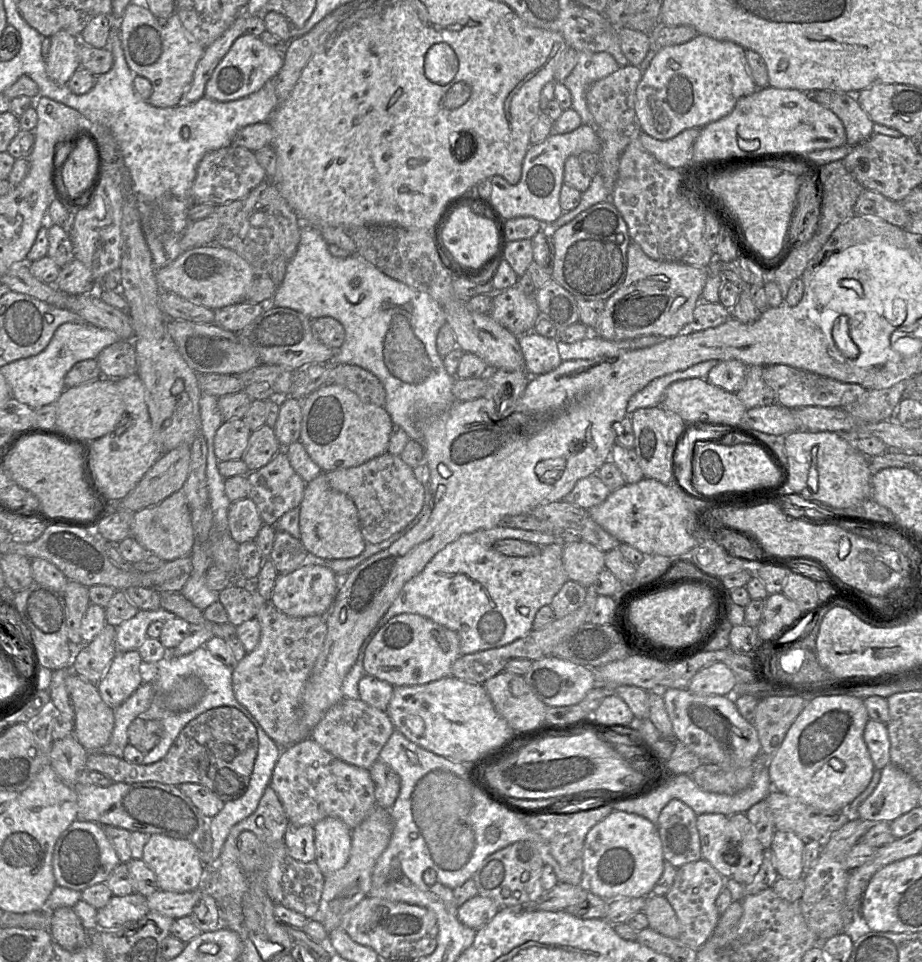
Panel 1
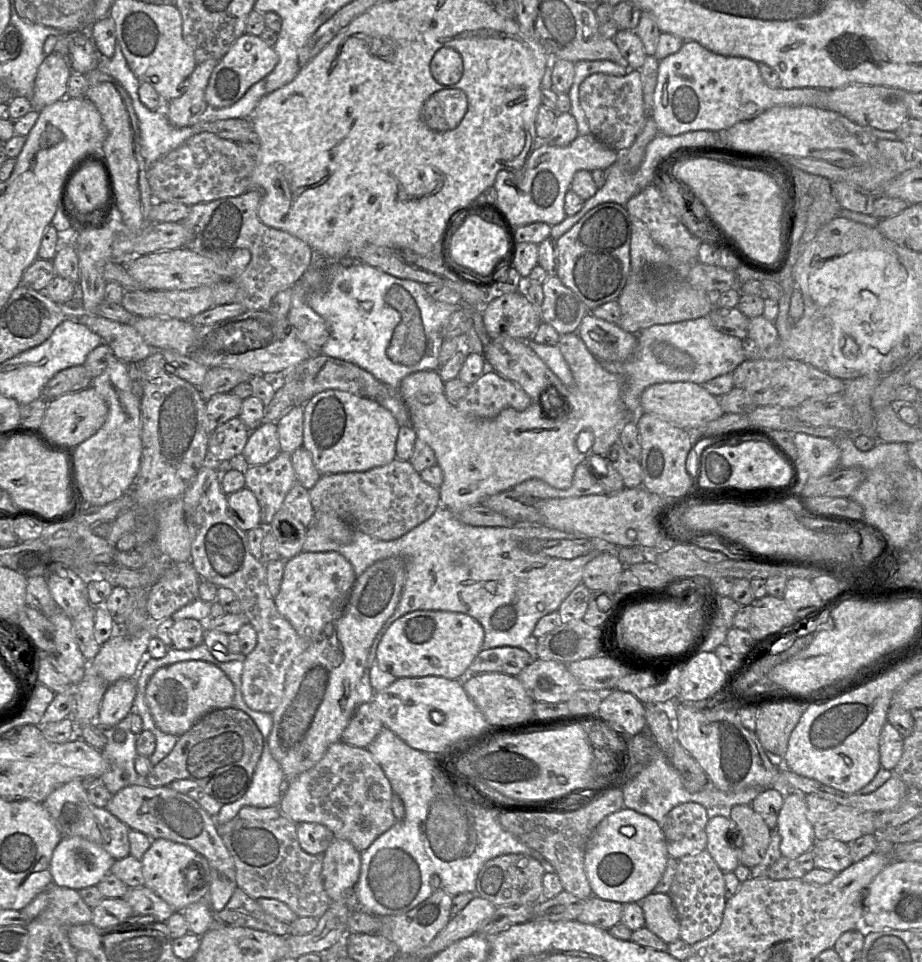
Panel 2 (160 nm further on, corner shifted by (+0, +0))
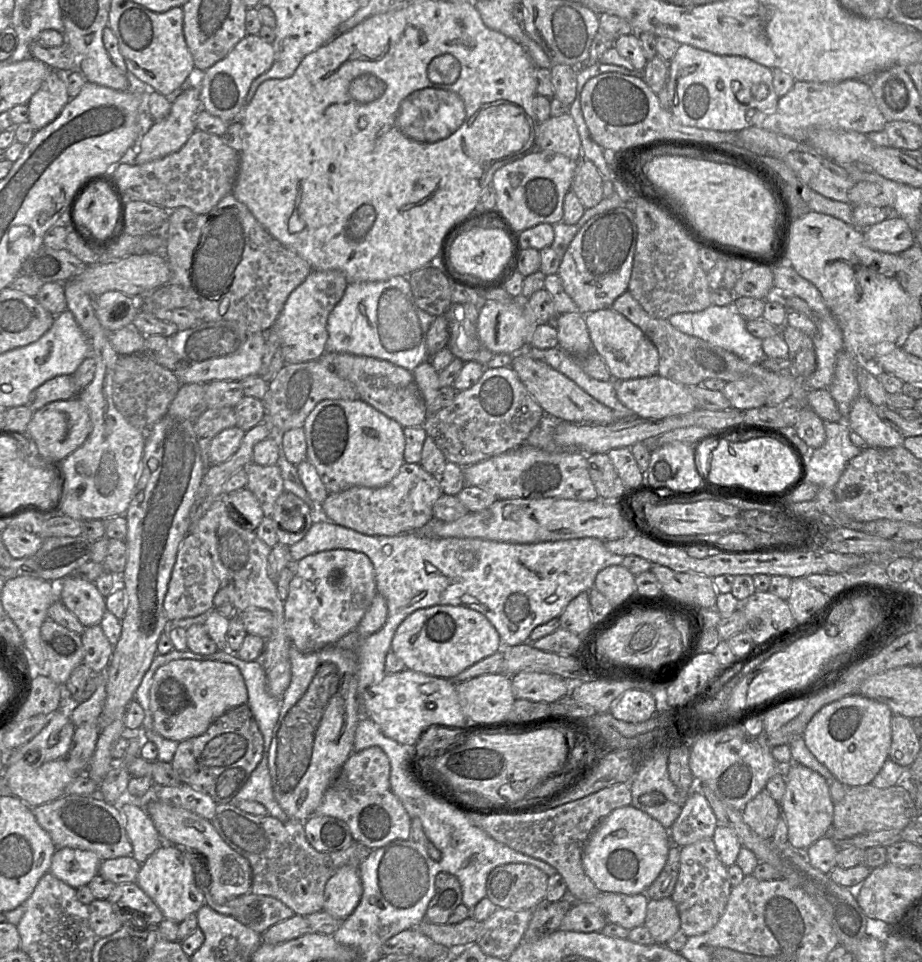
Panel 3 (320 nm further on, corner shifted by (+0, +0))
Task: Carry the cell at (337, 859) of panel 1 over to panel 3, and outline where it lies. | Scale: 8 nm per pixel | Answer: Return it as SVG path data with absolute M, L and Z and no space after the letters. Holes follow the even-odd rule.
M343 866L325 885L323 911L344 920L359 904L362 892L358 867Z

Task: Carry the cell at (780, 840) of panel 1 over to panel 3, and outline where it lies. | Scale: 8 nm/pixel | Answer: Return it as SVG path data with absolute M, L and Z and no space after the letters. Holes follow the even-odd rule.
M792 763L784 768L786 777L786 789L780 804L781 811L788 827L788 842L798 850L806 850L821 837L827 835L832 826L834 803L830 796L829 784L819 773L798 763Z

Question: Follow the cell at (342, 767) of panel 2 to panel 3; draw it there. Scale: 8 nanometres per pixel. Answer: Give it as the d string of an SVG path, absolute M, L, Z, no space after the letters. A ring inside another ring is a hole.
M379 747L353 752L325 792L315 814L344 821L353 841L376 849L395 840L410 839L411 818L390 786L390 762Z

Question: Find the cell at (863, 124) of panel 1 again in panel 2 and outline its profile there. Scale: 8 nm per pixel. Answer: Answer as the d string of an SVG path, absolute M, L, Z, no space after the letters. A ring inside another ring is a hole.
M684 41L680 50L659 61L657 85L653 96L653 118L660 134L675 136L689 131L725 132L741 121L750 121L776 106L811 105L826 108L828 90L821 88L771 88L760 74L759 64L749 58L714 53L700 43Z

